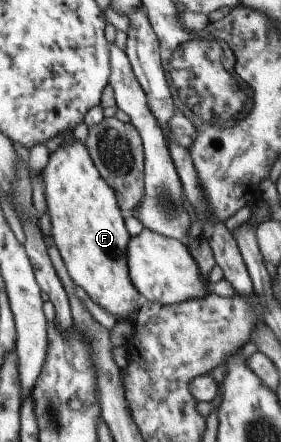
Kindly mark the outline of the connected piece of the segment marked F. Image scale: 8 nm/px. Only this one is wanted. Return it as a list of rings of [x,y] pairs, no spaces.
[[[76,140],[65,148],[58,147],[53,154],[49,154],[48,162],[42,170],[45,188],[45,203],[50,216],[51,239],[54,241],[64,266],[76,286],[80,286],[88,298],[114,316],[134,321],[139,309],[141,297],[130,280],[127,269],[126,245],[129,239],[124,226],[123,215],[116,202],[113,190],[98,174],[96,167],[88,156],[86,147]]]

